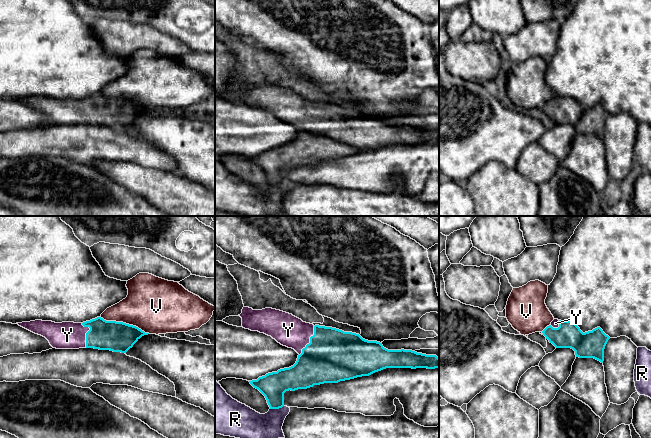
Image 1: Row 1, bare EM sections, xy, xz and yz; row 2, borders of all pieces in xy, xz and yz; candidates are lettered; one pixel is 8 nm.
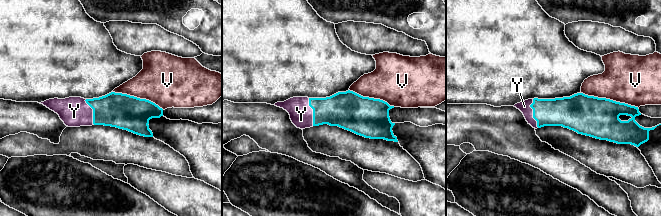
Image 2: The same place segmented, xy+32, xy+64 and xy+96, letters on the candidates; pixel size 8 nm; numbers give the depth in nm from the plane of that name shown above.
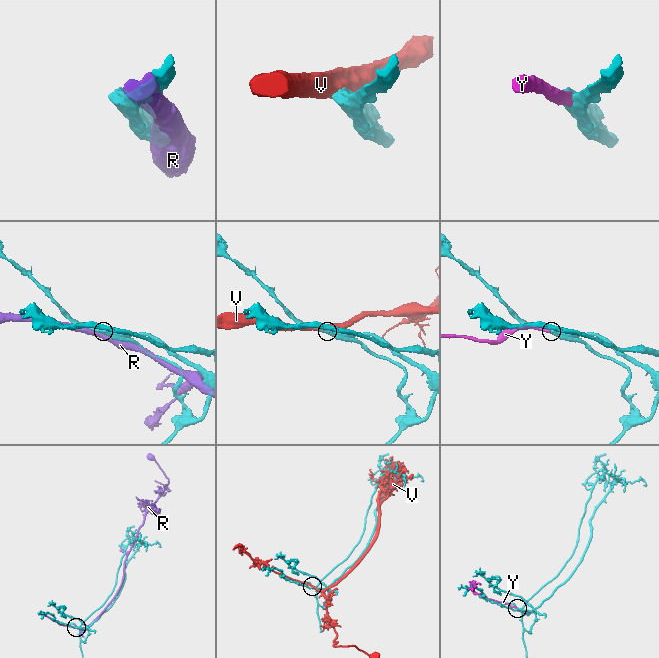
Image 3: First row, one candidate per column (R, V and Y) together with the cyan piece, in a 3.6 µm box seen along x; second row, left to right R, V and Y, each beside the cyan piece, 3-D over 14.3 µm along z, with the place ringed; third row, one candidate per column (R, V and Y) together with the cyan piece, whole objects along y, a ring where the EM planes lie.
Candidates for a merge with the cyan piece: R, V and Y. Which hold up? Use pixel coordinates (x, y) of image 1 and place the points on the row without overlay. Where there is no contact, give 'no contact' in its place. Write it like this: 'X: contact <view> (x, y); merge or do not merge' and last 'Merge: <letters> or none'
R: contact xz (276, 184); do not merge
V: contact xy (125, 99); do not merge
Y: contact xz (310, 117); merge
Merge: Y

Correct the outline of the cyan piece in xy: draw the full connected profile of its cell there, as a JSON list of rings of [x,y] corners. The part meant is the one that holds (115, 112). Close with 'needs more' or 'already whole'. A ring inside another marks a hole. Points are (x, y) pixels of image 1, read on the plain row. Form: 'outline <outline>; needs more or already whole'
outline [[[101,93],[83,99],[55,99],[52,97],[35,96],[16,100],[35,110],[45,113],[50,121],[56,125],[94,124],[126,129],[142,112],[149,110],[136,102],[123,98],[106,97]]]; needs more

